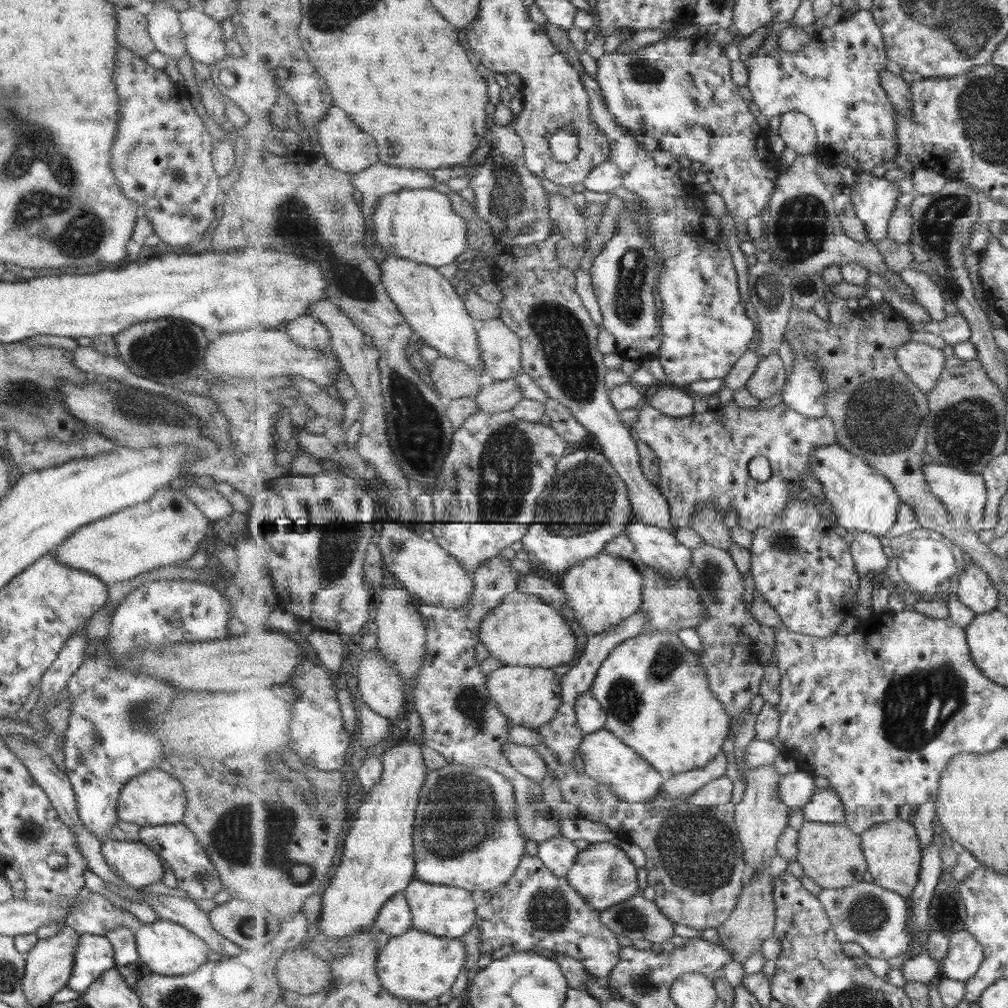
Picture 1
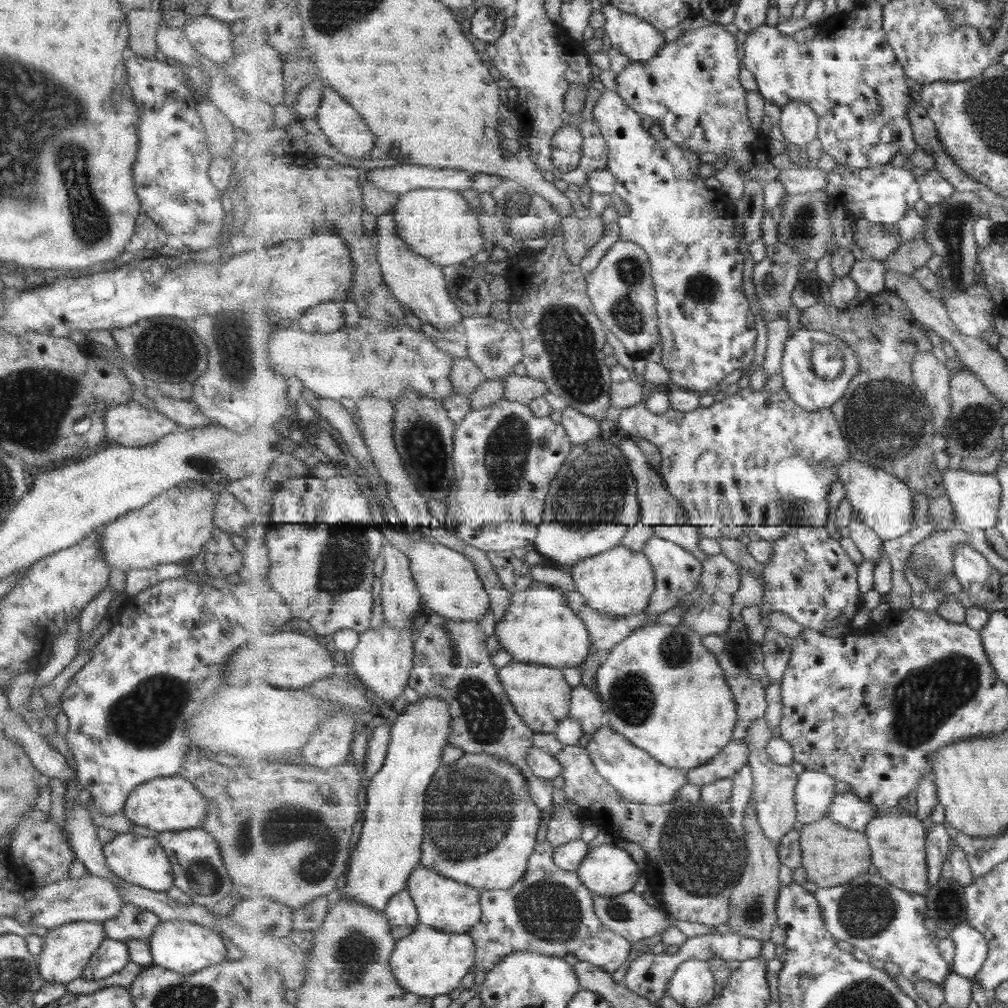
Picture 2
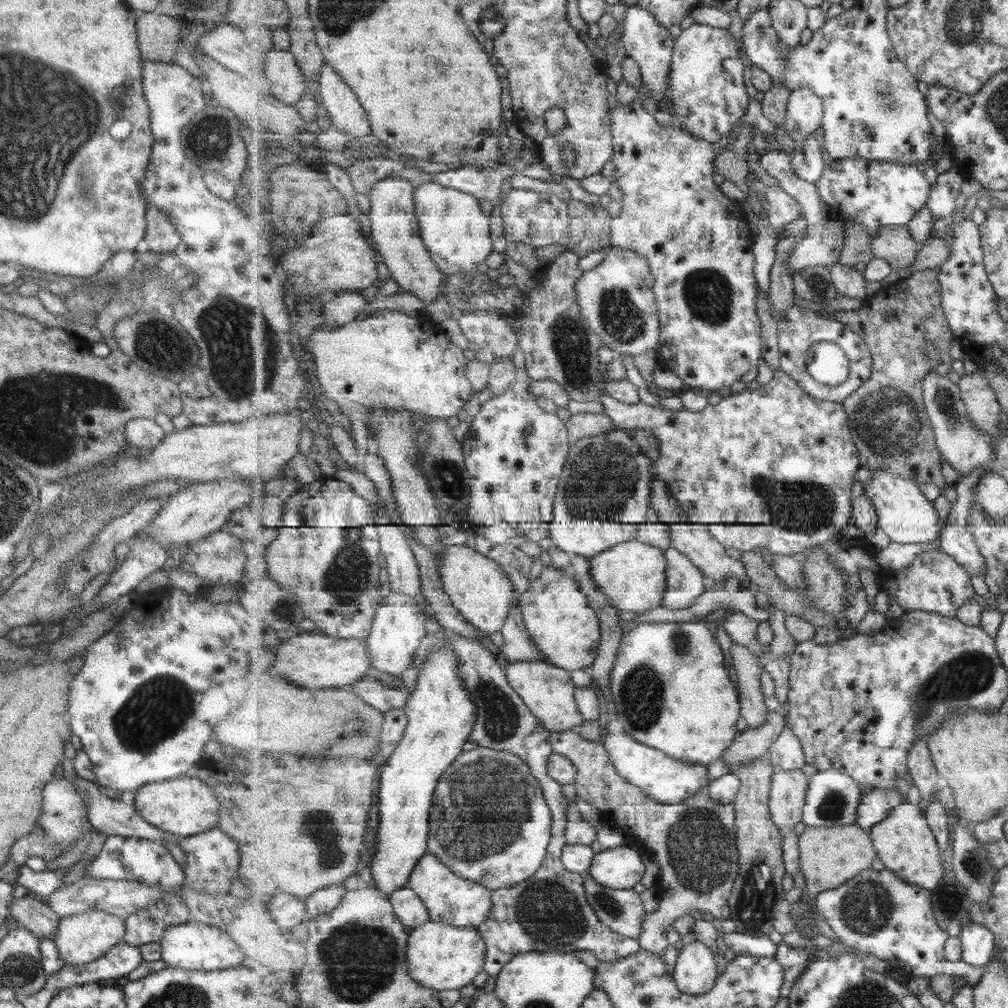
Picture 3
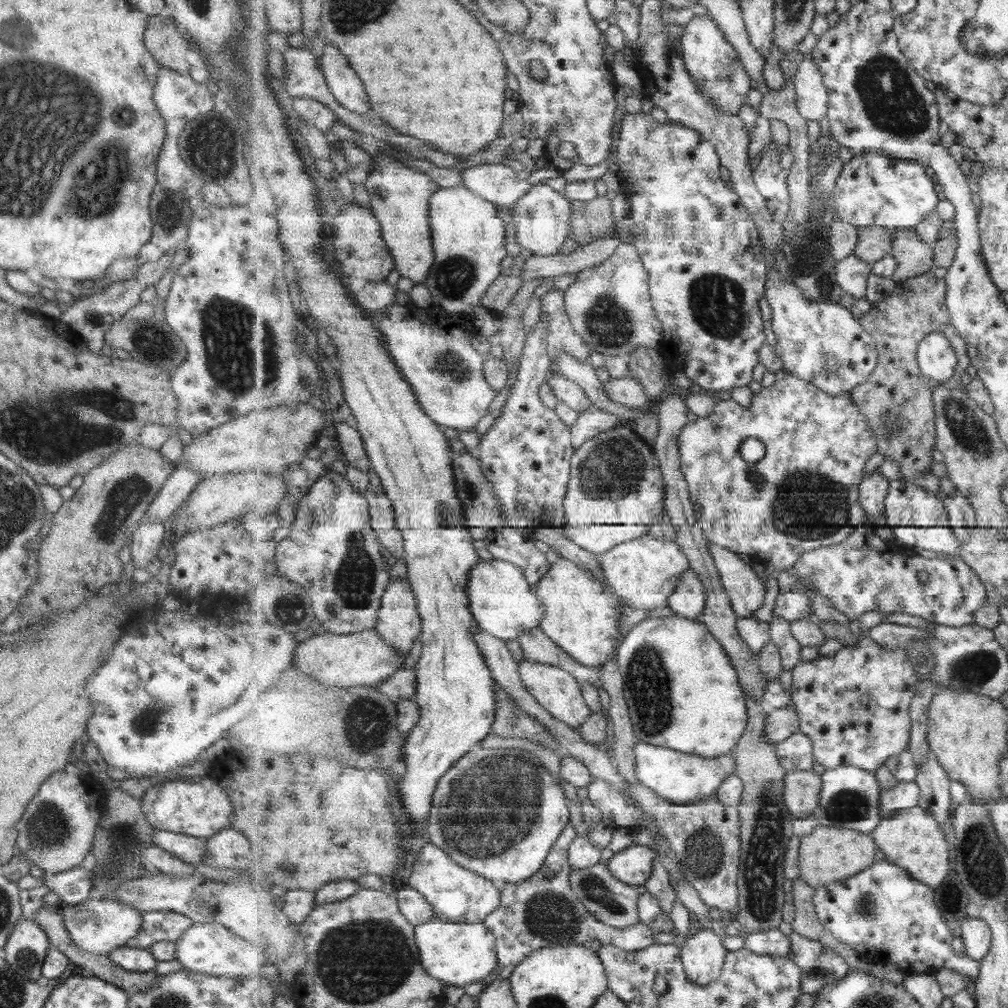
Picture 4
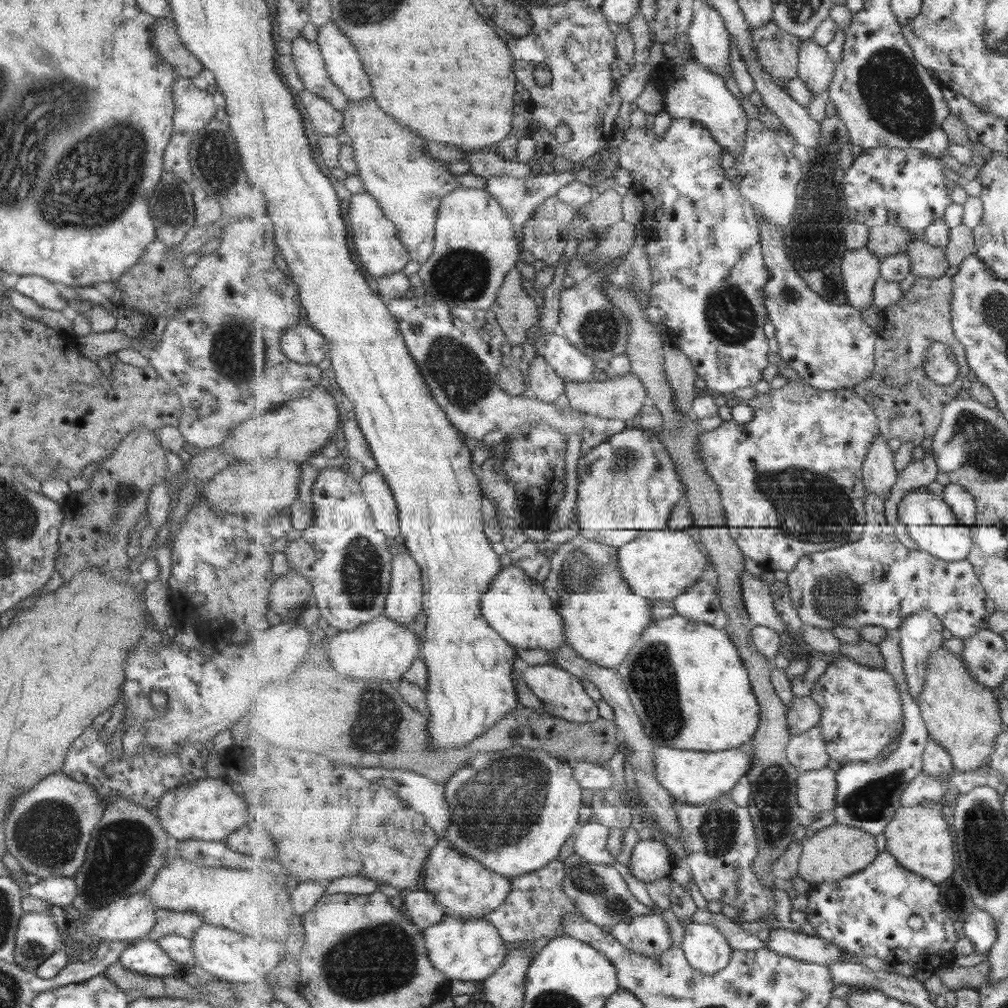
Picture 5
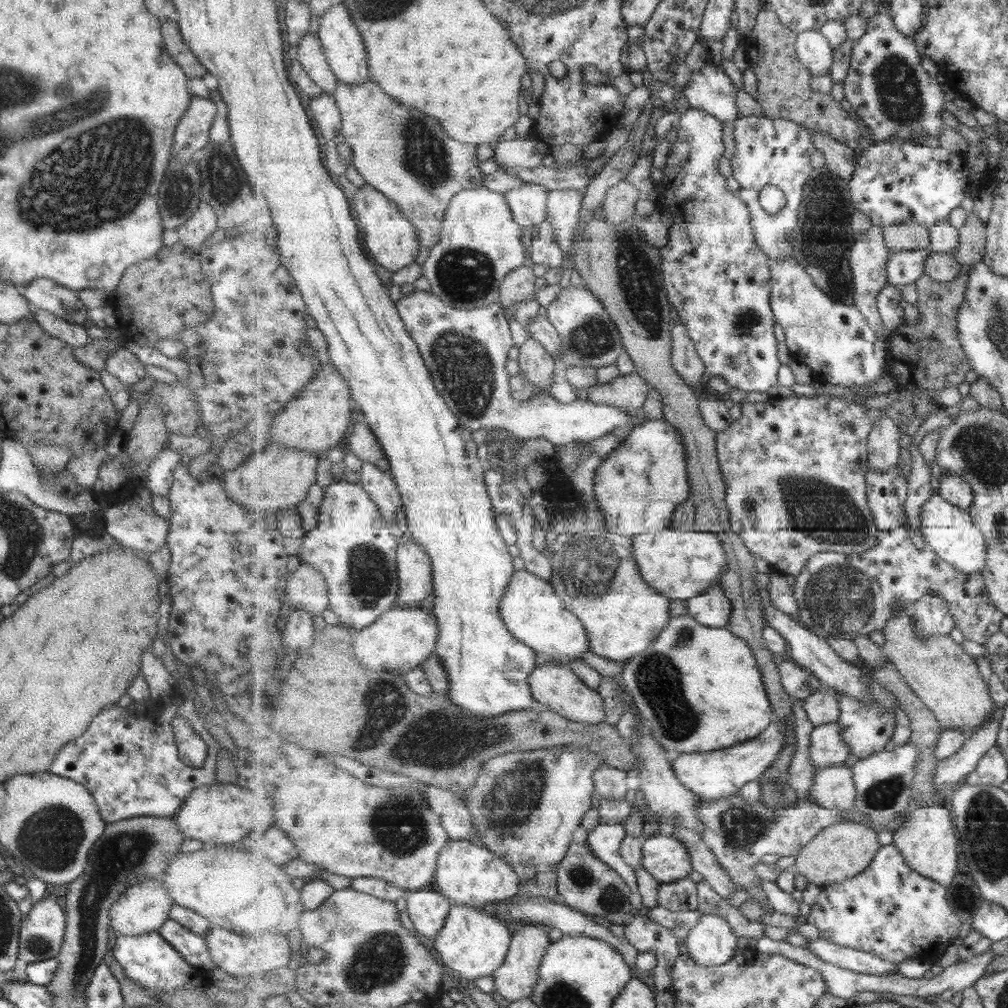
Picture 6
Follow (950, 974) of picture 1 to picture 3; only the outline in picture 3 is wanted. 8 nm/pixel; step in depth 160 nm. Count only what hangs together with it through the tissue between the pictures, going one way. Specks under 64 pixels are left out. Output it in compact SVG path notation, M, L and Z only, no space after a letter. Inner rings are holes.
M971 921L962 926L959 937L962 959L967 964L984 968L995 957L995 935L986 926Z

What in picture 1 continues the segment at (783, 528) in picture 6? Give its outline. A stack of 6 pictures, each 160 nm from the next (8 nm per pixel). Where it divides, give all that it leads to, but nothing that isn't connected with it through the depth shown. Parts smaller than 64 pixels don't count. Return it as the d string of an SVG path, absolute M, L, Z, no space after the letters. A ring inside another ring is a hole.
M731 401L726 406L718 406L717 408L707 409L703 413L693 413L689 416L683 418L675 418L674 416L667 416L663 414L658 408L648 405L639 407L640 415L638 421L631 428L636 433L636 437L639 442L647 443L654 451L655 454L659 457L660 460L660 470L661 478L658 480L658 486L663 489L664 495L669 501L669 506L671 506L671 522L676 526L687 526L689 527L698 509L699 505L704 505L705 503L715 503L716 507L719 507L722 510L722 515L724 516L725 512L729 512L731 508L735 508L739 525L751 532L754 532L755 529L759 527L769 527L773 526L776 516L779 513L783 512L783 509L795 499L791 498L791 492L801 490L801 474L809 472L808 466L810 465L810 458L812 457L813 451L817 450L819 447L831 446L838 442L838 431L835 428L834 420L828 414L821 418L807 418L802 414L799 414L798 411L793 410L787 403L782 401L780 404L775 405L774 407L762 409L760 407L756 408L741 408L737 405L737 402ZM755 456L765 456L771 466L771 476L766 482L761 483L757 482L755 478L751 478L749 474L749 462L755 458Z

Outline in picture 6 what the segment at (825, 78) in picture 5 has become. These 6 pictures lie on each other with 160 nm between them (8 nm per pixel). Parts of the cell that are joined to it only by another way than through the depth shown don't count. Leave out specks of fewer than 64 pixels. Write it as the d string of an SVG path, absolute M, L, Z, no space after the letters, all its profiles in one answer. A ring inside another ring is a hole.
M808 30L798 35L796 51L799 60L811 71L813 77L829 75L833 66L833 47L819 30Z

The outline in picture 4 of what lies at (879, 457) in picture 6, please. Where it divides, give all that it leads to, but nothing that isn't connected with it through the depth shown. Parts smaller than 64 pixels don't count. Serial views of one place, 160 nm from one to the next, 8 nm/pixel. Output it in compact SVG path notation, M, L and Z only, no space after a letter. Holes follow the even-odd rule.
M877 469L862 480L860 485L860 503L866 512L863 524L878 524L886 512L885 499L889 494L890 482Z

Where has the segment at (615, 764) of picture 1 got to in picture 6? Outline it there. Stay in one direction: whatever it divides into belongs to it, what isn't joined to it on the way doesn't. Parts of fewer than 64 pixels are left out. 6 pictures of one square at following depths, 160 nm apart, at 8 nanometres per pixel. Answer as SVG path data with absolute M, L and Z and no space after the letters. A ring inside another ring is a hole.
M773 722L759 736L726 749L711 752L680 753L672 755L672 767L676 777L690 788L701 804L738 794L748 782L757 781L774 764L786 742L785 725Z

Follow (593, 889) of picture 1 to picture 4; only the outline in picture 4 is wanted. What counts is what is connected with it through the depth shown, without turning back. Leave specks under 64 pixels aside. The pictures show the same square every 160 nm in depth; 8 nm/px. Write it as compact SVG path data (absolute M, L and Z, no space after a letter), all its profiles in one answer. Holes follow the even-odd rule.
M636 843L620 851L607 863L611 872L631 886L645 884L653 872L653 860L657 852Z

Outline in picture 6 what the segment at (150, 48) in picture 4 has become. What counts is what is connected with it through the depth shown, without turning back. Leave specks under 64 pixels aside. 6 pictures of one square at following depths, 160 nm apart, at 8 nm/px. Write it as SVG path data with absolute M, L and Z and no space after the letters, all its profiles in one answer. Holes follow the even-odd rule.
M165 20L162 22L160 34L163 38L162 45L165 54L171 57L171 60L185 73L189 81L201 78L208 73L182 41L178 24L175 21Z

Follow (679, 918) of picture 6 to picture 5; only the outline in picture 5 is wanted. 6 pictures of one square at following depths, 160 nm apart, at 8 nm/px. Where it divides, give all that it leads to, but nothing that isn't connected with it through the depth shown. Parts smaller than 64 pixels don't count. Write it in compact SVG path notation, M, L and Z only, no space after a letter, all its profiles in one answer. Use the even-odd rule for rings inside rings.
M698 909L692 916L692 922L717 926L727 938L730 945L737 950L752 951L766 948L766 942L749 934L736 924L736 920L729 918L725 913L713 913L707 909Z

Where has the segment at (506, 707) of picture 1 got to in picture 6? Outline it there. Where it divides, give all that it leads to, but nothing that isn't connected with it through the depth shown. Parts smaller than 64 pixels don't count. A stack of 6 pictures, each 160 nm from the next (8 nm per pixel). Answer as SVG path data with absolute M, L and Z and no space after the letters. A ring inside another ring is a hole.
M547 662L539 665L530 676L530 685L534 700L544 711L552 711L574 722L599 726L607 721L607 712L603 697L599 691L593 690L575 671L562 663Z

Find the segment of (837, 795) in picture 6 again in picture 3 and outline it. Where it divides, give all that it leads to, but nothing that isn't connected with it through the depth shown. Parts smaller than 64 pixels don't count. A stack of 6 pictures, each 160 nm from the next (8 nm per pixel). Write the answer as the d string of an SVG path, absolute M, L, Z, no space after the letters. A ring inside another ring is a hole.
M777 770L770 792L771 818L783 831L790 831L803 818L810 777L803 770Z

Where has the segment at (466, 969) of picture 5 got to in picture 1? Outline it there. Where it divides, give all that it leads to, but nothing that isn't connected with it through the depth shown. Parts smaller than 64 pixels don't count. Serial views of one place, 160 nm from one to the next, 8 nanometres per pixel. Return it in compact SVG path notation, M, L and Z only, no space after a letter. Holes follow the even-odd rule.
M411 929L392 937L378 954L378 975L382 985L397 998L428 1003L447 992L458 981L467 962L465 944L458 938L443 938Z

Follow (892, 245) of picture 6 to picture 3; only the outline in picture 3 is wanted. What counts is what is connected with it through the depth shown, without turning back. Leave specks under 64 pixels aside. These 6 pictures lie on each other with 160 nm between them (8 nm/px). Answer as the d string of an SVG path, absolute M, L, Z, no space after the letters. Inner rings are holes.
M846 222L847 242L838 262L845 266L860 266L871 262L874 259L871 240L874 234L869 233L859 223L851 224Z

